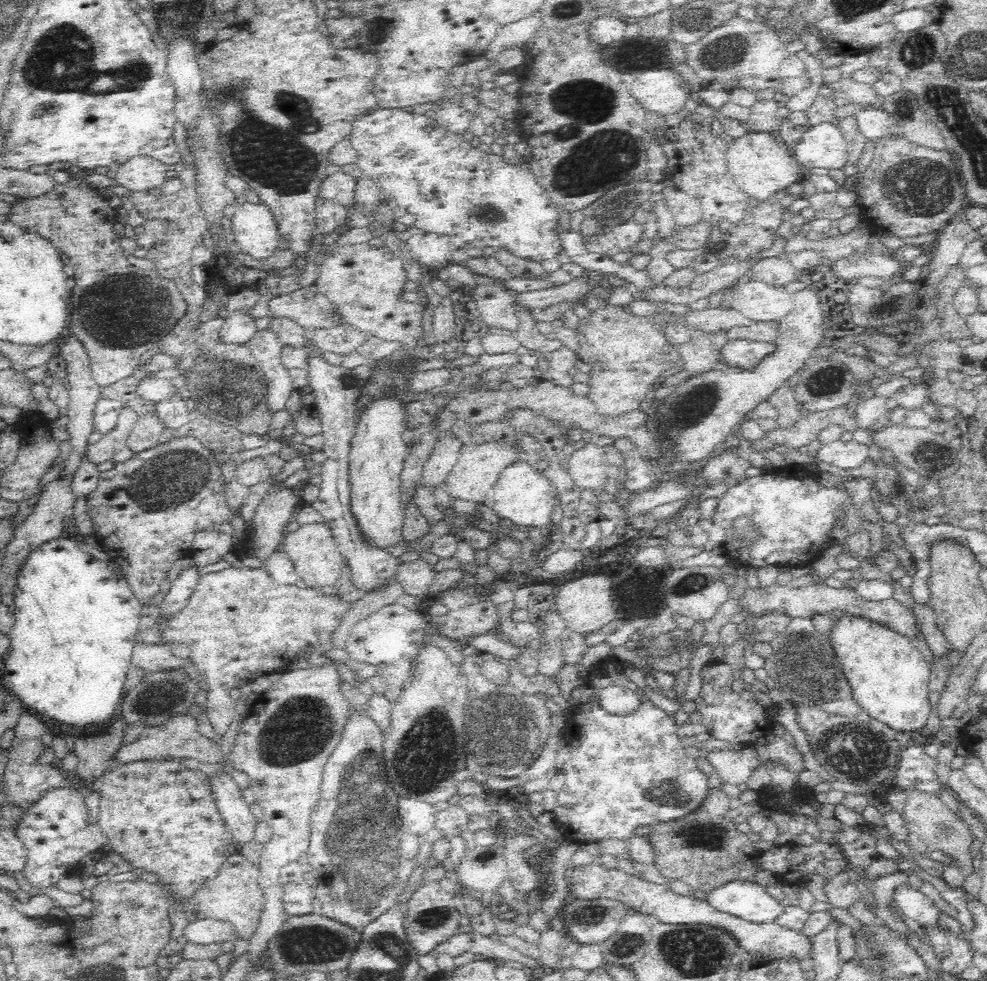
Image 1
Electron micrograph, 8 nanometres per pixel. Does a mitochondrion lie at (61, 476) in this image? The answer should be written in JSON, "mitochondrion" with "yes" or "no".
{"mitochondrion":"no"}

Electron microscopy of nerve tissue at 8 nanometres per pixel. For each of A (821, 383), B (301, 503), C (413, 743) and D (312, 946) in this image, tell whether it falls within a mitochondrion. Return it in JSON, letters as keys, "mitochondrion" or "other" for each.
{"A":"mitochondrion","B":"other","C":"mitochondrion","D":"mitochondrion"}

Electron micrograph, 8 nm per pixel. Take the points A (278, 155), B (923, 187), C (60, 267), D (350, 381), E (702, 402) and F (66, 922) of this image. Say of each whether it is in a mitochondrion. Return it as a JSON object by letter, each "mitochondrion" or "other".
{"A":"mitochondrion","B":"mitochondrion","C":"other","D":"other","E":"mitochondrion","F":"other"}

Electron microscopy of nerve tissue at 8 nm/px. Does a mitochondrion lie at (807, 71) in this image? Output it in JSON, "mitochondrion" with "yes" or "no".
{"mitochondrion":"no"}

